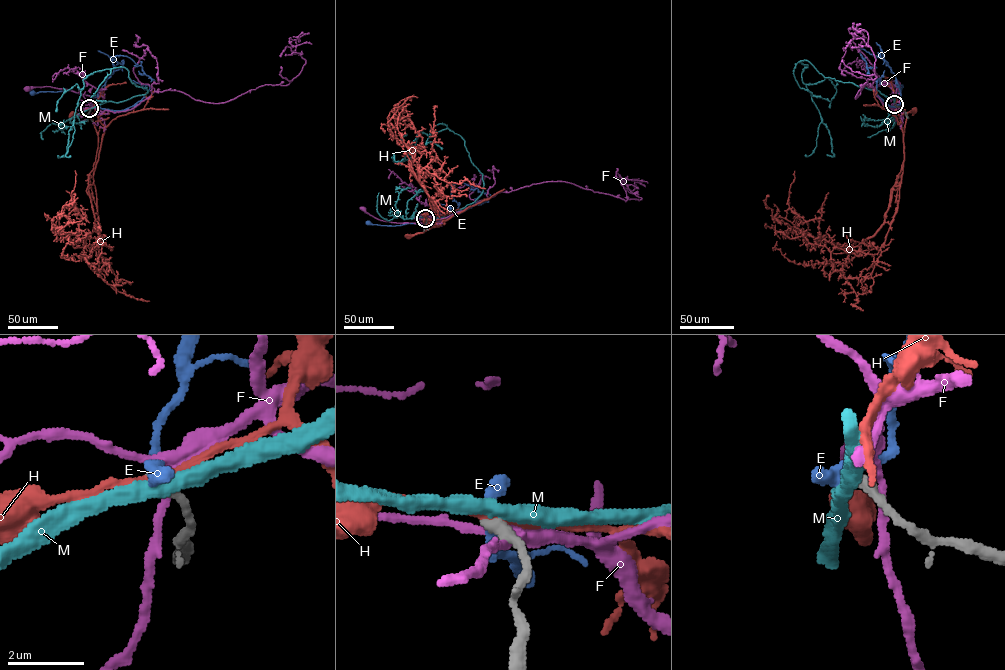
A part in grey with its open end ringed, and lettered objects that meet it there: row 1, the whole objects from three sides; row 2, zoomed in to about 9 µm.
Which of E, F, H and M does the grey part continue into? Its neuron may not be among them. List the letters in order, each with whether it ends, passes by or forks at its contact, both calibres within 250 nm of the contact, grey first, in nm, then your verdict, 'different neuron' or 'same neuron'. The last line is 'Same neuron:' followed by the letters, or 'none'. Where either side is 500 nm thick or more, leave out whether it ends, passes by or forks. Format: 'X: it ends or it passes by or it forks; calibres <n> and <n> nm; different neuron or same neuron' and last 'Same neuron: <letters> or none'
E: it passes by; calibres 360 and 320 nm; different neuron
F: it forks; calibres 380 and 240 nm; different neuron
H: it passes by; calibres 360 and 180 nm; different neuron
M: it passes by; calibres 360 and 400 nm; different neuron
Same neuron: none

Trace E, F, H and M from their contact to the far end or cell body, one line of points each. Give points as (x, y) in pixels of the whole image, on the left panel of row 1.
E: (89, 108), (95, 95), (70, 90), (31, 92)
F: (90, 109), (97, 105), (97, 96), (50, 86), (27, 89)
H: (90, 109), (95, 110), (104, 126), (92, 184), (88, 183), (89, 174), (98, 135), (90, 116), (72, 114)
M: (90, 109), (144, 95), (146, 88), (133, 83), (122, 67), (96, 71), (84, 78), (66, 153), (57, 155)

